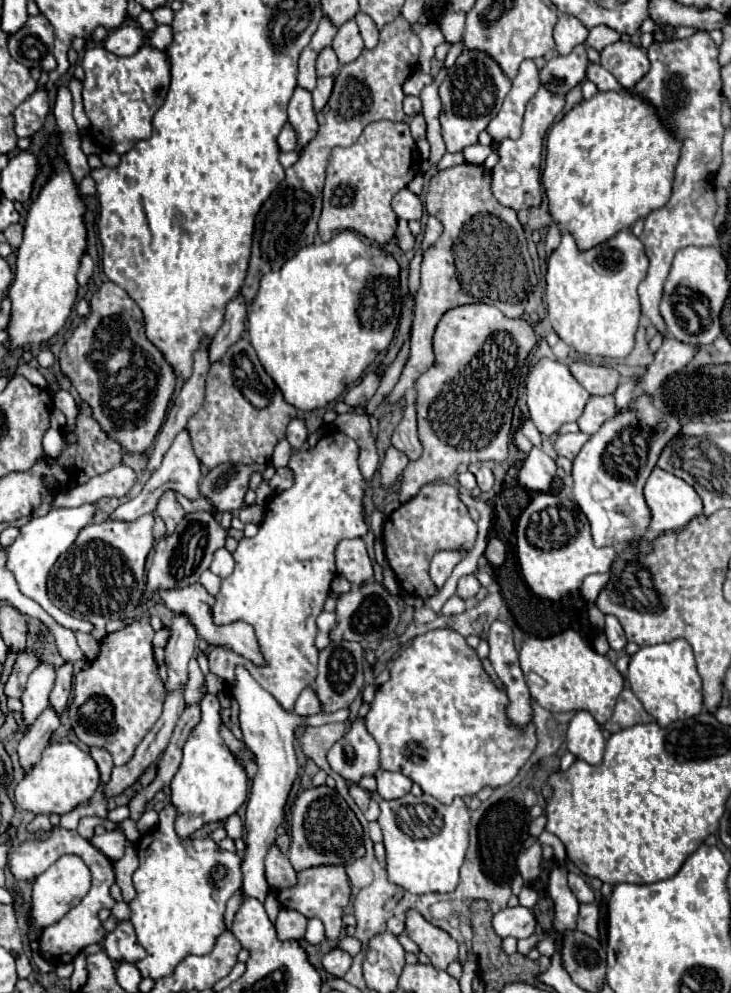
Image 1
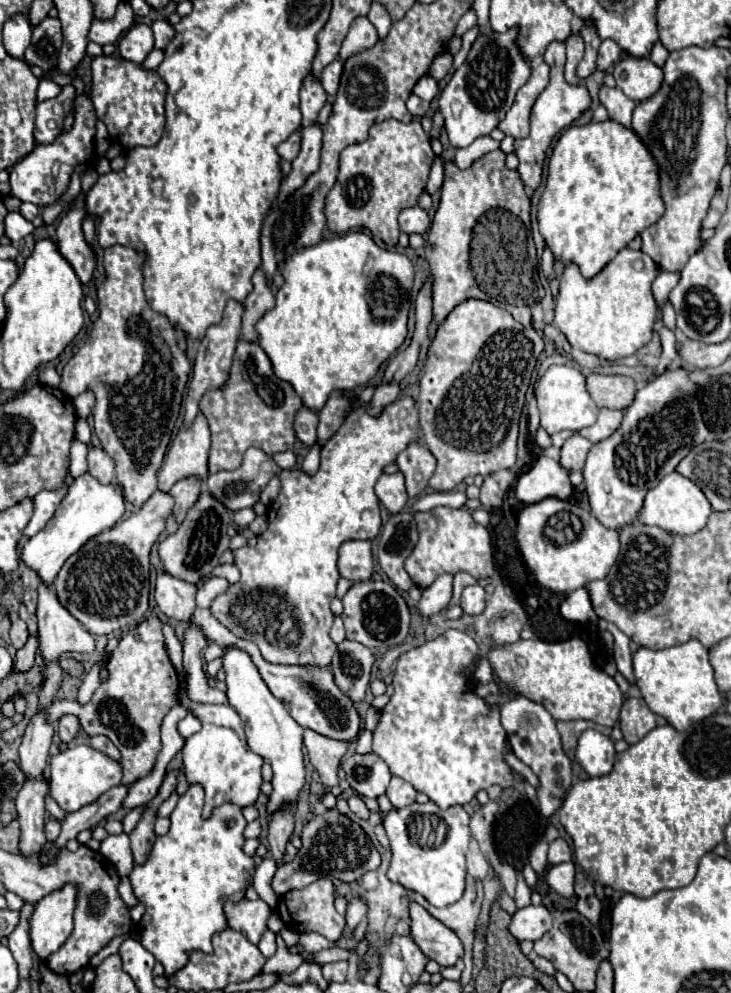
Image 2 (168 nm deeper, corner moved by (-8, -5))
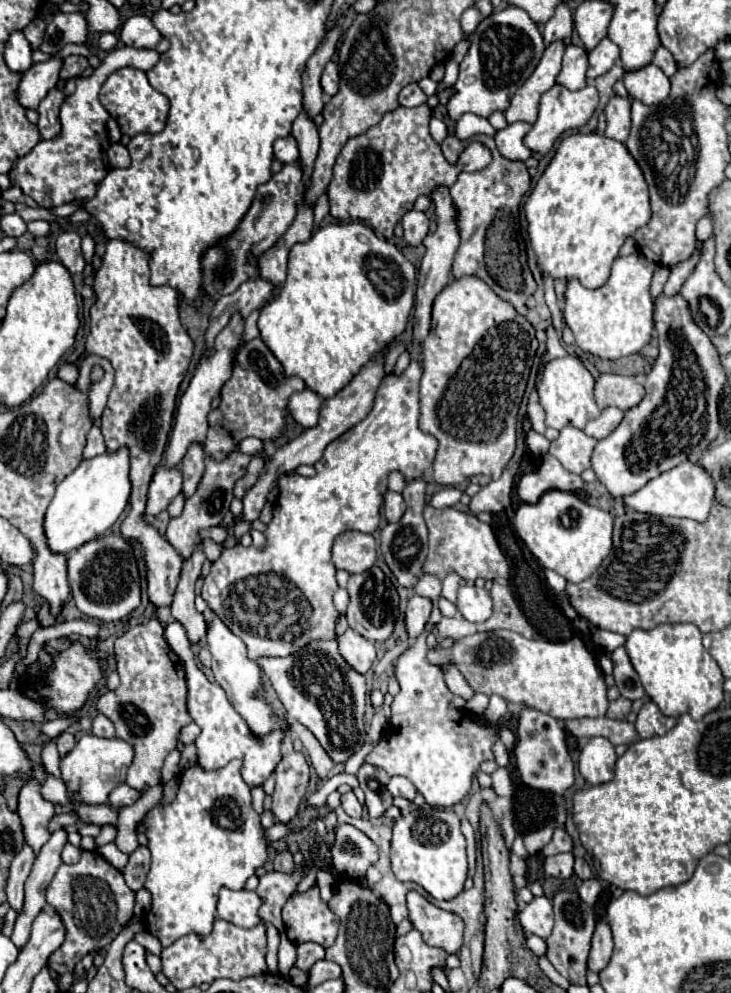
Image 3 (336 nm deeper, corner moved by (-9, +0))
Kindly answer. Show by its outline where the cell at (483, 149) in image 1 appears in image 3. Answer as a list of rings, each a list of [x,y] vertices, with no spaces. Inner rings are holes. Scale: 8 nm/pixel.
[[[512,123],[496,131],[494,141],[496,141],[500,155],[510,161],[526,161],[528,157],[532,157],[534,151],[530,151],[524,145],[524,135],[526,131],[530,131],[530,127],[532,127],[530,123]]]

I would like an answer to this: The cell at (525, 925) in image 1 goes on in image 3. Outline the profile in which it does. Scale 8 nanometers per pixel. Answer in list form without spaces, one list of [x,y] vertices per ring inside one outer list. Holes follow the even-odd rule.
[[[534,897],[526,905],[526,909],[520,911],[518,919],[520,919],[520,925],[526,933],[546,939],[546,937],[550,937],[550,931],[554,927],[552,903],[546,897]]]

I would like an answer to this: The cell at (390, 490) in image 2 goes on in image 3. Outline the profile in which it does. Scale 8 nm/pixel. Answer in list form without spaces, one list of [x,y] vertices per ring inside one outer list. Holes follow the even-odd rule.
[[[388,491],[386,499],[384,499],[384,515],[386,515],[388,523],[398,523],[402,519],[404,511],[406,511],[406,503],[404,503],[402,495]]]

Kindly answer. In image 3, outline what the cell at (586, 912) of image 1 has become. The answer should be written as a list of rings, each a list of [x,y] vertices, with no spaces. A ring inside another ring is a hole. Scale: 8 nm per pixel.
[[[592,877],[592,879],[582,881],[582,885],[578,887],[578,893],[580,893],[580,897],[582,897],[584,903],[594,905],[596,899],[598,899],[598,893],[600,893],[600,883],[598,883],[598,879]]]

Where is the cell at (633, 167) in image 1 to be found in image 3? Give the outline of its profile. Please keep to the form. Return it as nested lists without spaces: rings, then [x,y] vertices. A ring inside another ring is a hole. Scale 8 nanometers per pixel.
[[[598,133],[570,135],[562,139],[554,159],[538,179],[536,187],[524,203],[528,221],[530,247],[536,255],[542,275],[556,279],[578,279],[586,289],[598,289],[610,277],[612,261],[618,257],[624,241],[650,221],[648,187],[638,163],[632,159],[624,143]]]

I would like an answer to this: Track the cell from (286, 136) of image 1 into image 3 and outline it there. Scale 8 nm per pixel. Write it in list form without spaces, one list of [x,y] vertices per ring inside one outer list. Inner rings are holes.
[[[292,135],[274,141],[274,159],[278,159],[282,165],[294,163],[298,159],[298,145]]]

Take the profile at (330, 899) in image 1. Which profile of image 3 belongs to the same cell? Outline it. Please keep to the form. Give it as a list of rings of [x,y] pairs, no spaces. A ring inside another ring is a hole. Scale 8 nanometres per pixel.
[[[312,887],[310,891],[306,891],[302,895],[292,895],[282,909],[282,919],[284,919],[284,925],[286,925],[286,935],[292,943],[314,941],[314,943],[322,945],[324,949],[328,949],[334,943],[336,933],[338,933],[338,917],[320,899],[318,887]]]

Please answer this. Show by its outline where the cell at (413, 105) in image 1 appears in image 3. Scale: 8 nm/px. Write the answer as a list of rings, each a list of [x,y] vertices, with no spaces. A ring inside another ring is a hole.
[[[410,83],[400,91],[400,105],[402,107],[418,107],[426,103],[426,95],[424,91],[418,87],[418,83]]]

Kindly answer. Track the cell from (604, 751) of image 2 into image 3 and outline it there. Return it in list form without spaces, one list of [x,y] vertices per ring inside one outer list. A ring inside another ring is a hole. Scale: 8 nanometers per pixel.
[[[592,737],[588,745],[580,751],[578,769],[586,783],[600,785],[608,783],[614,777],[614,763],[616,763],[614,745],[604,737]]]

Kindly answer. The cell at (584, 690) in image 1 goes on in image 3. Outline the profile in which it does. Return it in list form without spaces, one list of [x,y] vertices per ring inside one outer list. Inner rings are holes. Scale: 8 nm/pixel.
[[[488,631],[488,633],[474,633],[468,637],[458,639],[450,647],[436,647],[430,649],[426,655],[430,665],[454,665],[464,679],[470,683],[474,693],[484,695],[500,695],[508,703],[518,703],[524,707],[534,707],[554,719],[578,719],[578,717],[604,717],[608,709],[606,699],[606,685],[602,671],[598,669],[594,657],[588,653],[584,643],[578,637],[572,637],[564,643],[550,643],[546,639],[526,639],[514,631]]]

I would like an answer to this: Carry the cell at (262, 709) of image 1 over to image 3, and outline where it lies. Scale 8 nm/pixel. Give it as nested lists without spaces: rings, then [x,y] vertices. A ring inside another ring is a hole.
[[[210,615],[206,619],[208,623],[208,631],[206,631],[206,643],[208,649],[212,653],[212,671],[216,677],[216,683],[226,691],[228,701],[232,703],[232,707],[244,717],[244,721],[248,723],[248,727],[258,735],[264,737],[268,735],[272,729],[288,729],[288,723],[284,719],[280,719],[274,709],[268,705],[264,693],[262,693],[262,681],[260,681],[260,667],[250,661],[246,657],[246,645],[244,641],[234,635],[220,619],[218,615]]]

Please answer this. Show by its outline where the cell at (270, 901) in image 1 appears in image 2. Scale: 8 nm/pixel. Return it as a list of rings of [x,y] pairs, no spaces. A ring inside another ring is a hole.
[[[276,934],[276,944],[277,944],[277,952],[265,962],[265,966],[263,966],[263,972],[265,974],[291,974],[291,972],[295,972],[305,960],[299,956],[299,954],[291,954],[291,952],[287,952],[287,946],[283,941],[283,938],[280,934]]]

